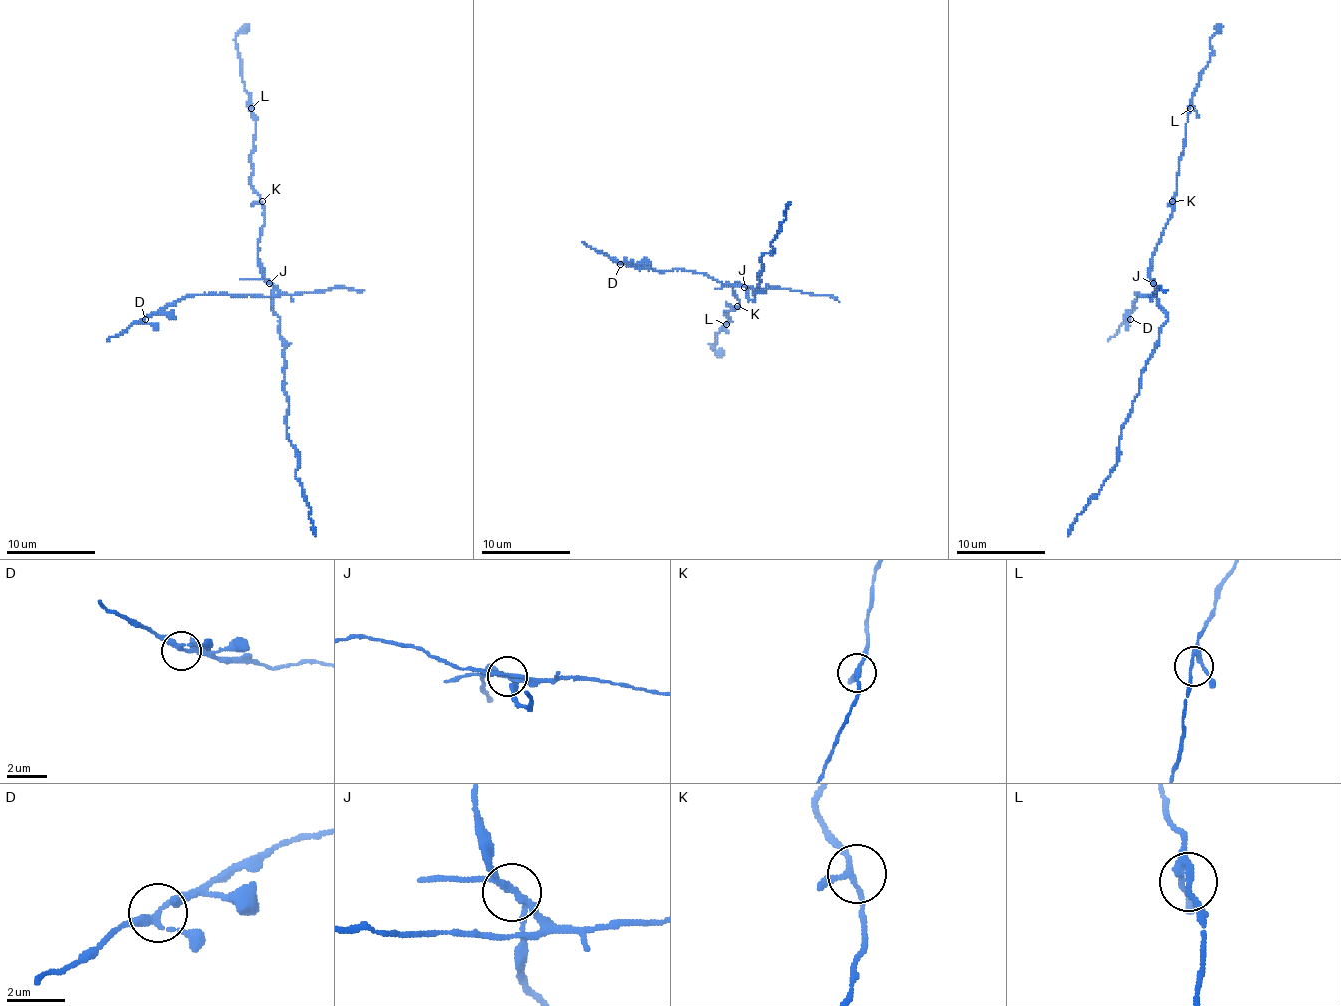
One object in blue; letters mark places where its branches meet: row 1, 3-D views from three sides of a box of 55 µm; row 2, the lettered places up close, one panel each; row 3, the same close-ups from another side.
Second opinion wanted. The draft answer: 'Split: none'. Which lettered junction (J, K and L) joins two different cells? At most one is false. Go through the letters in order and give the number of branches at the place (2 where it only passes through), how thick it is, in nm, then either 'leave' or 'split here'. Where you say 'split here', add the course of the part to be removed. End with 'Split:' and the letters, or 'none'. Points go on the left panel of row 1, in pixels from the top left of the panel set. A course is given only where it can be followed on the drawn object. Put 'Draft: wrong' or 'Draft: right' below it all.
J: 4 | 170 nm | split here | (269, 283), (278, 292), (269, 297), (187, 294), (107, 341)
K: 3 | 170 nm | leave
L: 3 | 190 nm | leave
Split: J
Draft: wrong

